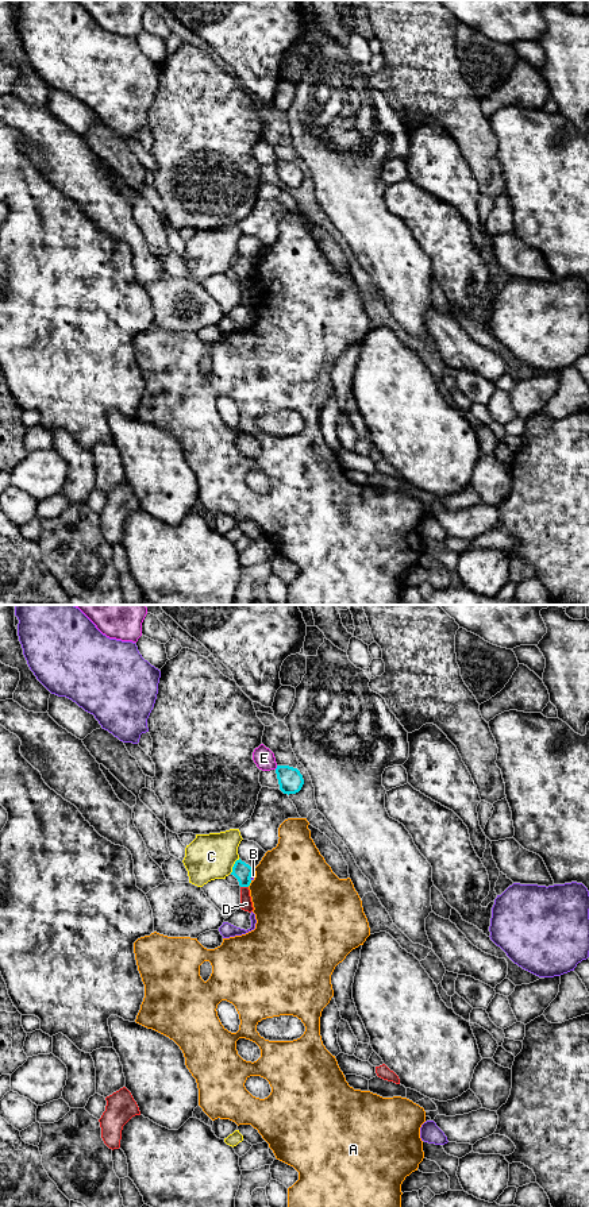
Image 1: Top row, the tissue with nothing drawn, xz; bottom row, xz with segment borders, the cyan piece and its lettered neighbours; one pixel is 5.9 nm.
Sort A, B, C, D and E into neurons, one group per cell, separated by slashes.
A / B / C / D / E

